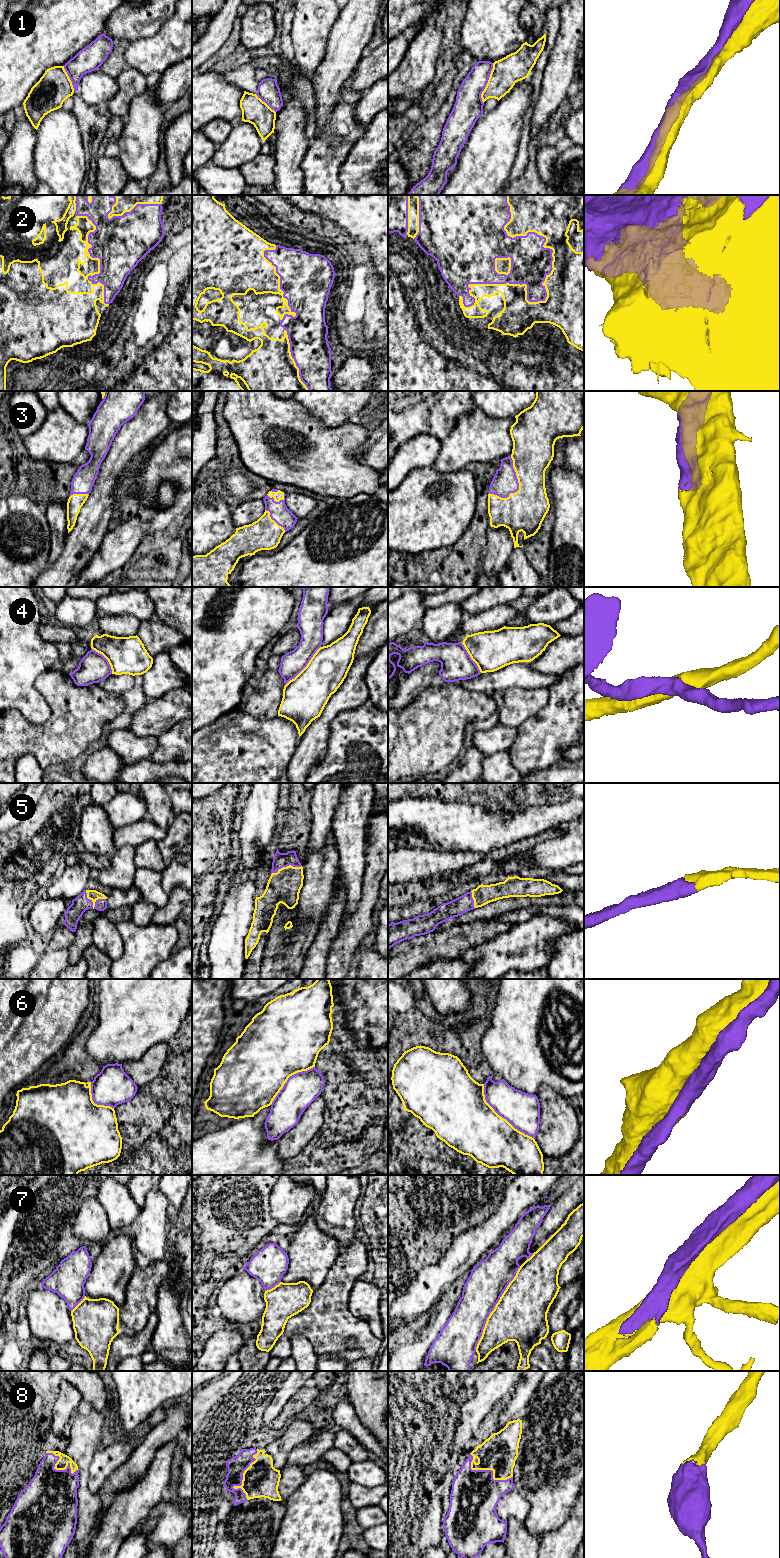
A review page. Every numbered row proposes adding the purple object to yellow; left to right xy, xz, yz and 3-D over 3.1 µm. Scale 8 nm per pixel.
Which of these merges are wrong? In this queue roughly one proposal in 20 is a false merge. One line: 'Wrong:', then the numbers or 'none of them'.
Wrong: none of them

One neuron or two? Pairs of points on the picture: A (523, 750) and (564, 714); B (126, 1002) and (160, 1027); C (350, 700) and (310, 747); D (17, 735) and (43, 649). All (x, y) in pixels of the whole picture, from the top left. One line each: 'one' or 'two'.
A: one
B: one
C: one
D: two

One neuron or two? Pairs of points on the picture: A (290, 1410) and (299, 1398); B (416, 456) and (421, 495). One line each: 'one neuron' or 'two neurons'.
A: one neuron
B: two neurons

